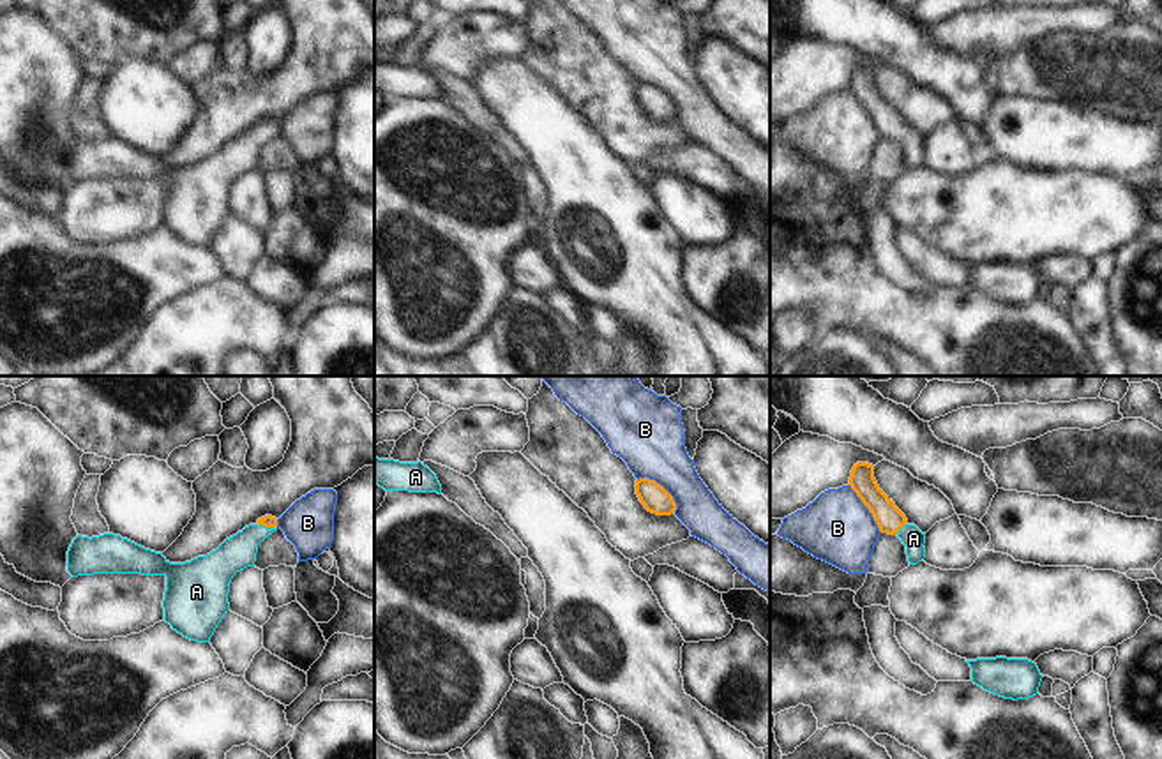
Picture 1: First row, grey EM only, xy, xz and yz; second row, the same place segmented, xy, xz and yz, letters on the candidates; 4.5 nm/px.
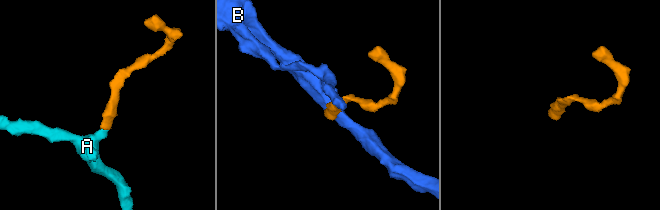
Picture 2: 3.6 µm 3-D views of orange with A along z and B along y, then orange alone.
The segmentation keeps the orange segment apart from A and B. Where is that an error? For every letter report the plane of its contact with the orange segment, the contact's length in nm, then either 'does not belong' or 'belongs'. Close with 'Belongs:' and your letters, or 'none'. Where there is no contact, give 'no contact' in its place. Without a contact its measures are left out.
A: meets orange in xy; contact 90 nm long; belongs
B: meets orange in xz; contact 240 nm long; does not belong
Belongs: A

